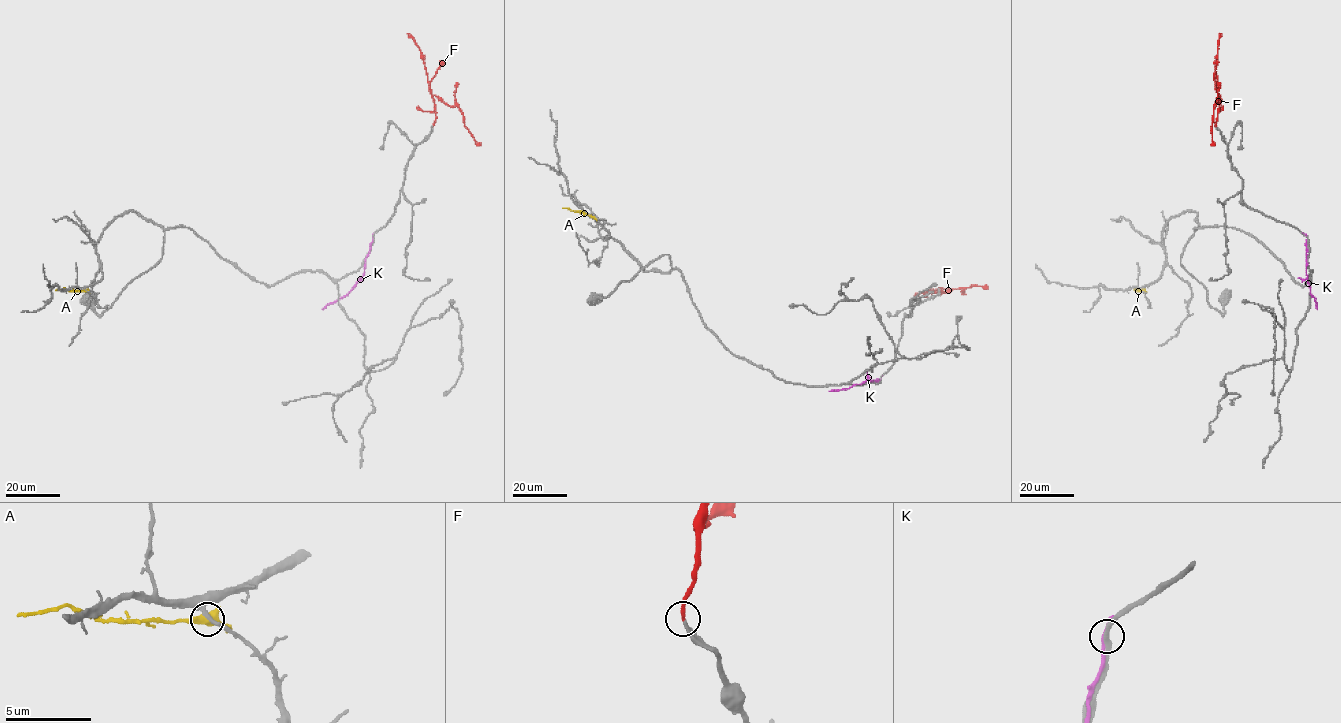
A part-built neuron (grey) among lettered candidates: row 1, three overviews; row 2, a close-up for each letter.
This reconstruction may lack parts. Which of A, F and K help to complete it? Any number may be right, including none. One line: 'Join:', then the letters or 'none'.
Join: F

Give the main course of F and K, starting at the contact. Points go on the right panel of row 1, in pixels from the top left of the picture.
F: (1215, 126), (1220, 100), (1218, 95), (1213, 110), (1213, 145)
K: (1306, 236), (1306, 275), (1317, 309)

